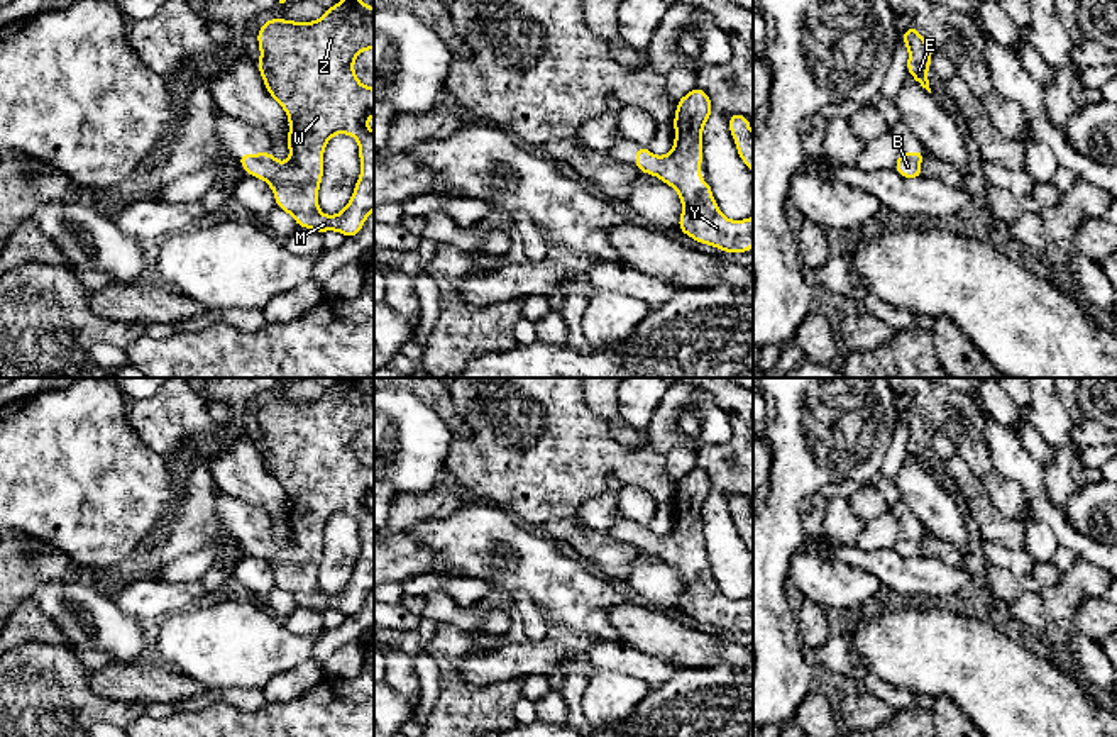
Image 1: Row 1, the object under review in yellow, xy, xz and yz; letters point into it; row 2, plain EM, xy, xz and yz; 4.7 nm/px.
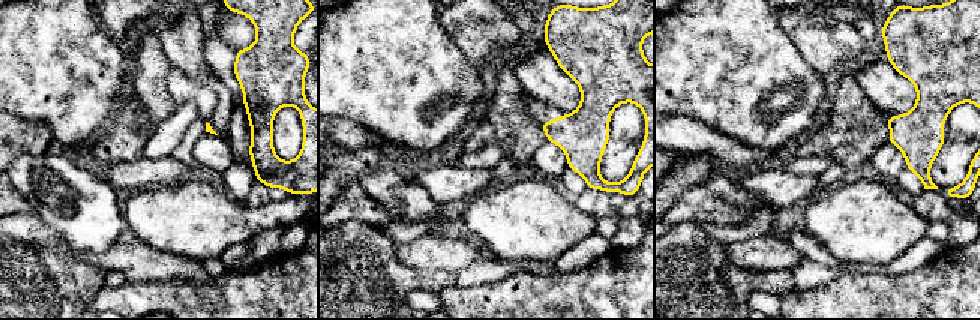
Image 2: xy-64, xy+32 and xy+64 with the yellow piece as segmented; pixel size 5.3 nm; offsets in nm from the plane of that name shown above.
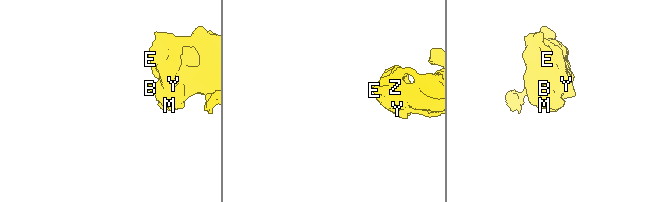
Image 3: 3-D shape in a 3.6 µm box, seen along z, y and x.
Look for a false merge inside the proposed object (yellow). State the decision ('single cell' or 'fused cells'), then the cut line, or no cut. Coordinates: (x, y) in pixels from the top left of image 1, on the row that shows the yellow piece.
single cell | no cut

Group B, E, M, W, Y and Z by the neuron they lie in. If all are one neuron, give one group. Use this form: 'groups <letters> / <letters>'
groups B E M W Y Z

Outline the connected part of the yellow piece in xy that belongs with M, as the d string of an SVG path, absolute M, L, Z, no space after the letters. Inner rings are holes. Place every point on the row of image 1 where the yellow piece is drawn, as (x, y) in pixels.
M342 0L328 7L320 20L269 19L257 30L257 42L257 69L266 90L289 119L289 159L279 163L272 152L237 154L242 168L271 186L276 207L288 212L298 227L357 236L374 210L374 130L367 129L367 119L374 117L374 88L357 80L354 59L362 51L374 49L374 8L359 0ZM335 134L349 134L359 142L360 176L345 208L337 215L323 215L318 207L323 151Z

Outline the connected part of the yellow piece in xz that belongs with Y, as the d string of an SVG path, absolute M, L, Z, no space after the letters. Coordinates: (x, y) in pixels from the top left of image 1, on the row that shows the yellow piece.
M696 86L677 100L674 119L675 141L667 156L655 156L638 146L635 166L670 185L682 200L679 229L691 239L714 246L724 252L751 252L753 215L729 220L714 202L709 181L701 180L702 129L713 114L704 90Z

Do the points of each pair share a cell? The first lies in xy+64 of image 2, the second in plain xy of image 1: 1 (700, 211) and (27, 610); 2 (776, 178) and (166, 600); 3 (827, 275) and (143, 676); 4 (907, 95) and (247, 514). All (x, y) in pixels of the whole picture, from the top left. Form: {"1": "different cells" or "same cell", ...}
{"1": "same cell", "2": "same cell", "3": "different cells", "4": "different cells"}

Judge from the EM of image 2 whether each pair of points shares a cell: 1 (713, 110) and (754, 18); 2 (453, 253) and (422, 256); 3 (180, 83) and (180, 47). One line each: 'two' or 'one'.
1: one
2: one
3: two

